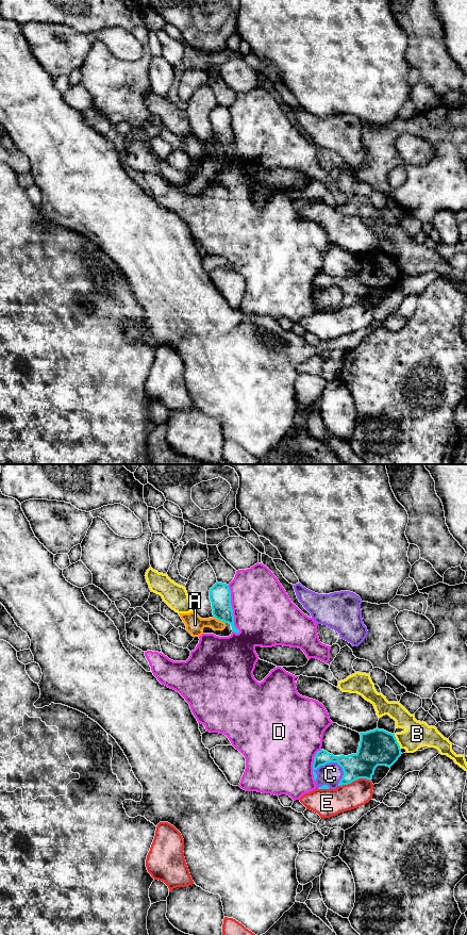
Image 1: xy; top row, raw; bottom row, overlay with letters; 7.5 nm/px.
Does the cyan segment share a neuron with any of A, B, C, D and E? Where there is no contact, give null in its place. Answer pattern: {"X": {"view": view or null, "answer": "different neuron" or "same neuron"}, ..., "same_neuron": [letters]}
{"A": {"view": "xy", "answer": "different neuron"}, "B": {"view": "xy", "answer": "different neuron"}, "C": {"view": "xy", "answer": "different neuron"}, "D": {"view": "xy", "answer": "different neuron"}, "E": {"view": "xy", "answer": "different neuron"}, "same_neuron": []}

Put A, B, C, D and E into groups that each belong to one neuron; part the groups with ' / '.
A / B / C / D / E

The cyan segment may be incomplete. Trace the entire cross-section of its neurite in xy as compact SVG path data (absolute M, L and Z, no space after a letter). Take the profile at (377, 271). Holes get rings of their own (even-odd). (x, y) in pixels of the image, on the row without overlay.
M376 251L366 256L360 256L361 264L356 277L351 277L348 279L334 279L324 273L320 273L316 276L313 285L313 297L316 304L317 297L316 293L320 289L324 289L330 285L337 285L344 294L343 301L340 302L338 309L348 308L358 301L366 301L371 304L374 293L378 289L391 290L398 281L401 279L401 272L394 257L388 256L384 252Z

